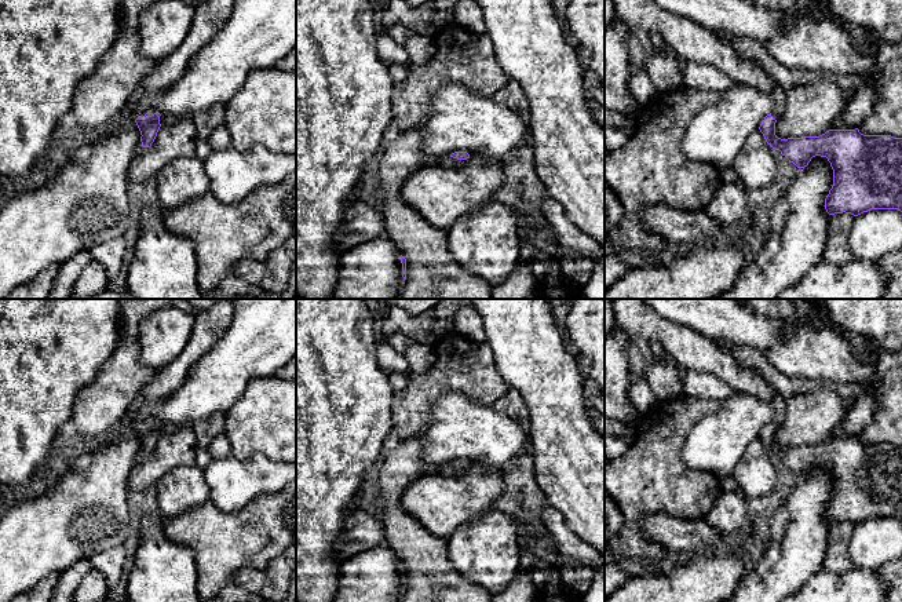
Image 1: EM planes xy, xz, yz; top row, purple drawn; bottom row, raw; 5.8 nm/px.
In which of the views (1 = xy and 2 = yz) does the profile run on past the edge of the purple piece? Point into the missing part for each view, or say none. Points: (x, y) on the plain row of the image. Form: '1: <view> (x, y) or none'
1: xy (135, 424)
2: yz (693, 351)

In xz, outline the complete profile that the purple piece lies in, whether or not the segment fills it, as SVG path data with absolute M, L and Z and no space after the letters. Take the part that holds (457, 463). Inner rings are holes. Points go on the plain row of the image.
M454 460L448 466L441 466L438 474L445 477L454 477L460 475L470 467L470 463L467 460Z

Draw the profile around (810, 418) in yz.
M818 388L785 401L785 420L775 431L781 448L819 445L846 415L840 395L832 388Z

